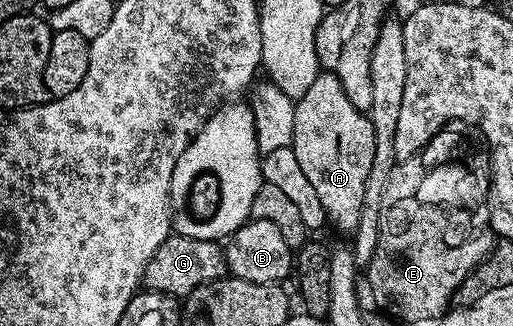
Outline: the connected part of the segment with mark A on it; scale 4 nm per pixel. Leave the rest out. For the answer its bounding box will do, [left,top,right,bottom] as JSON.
[293,71,375,232]

